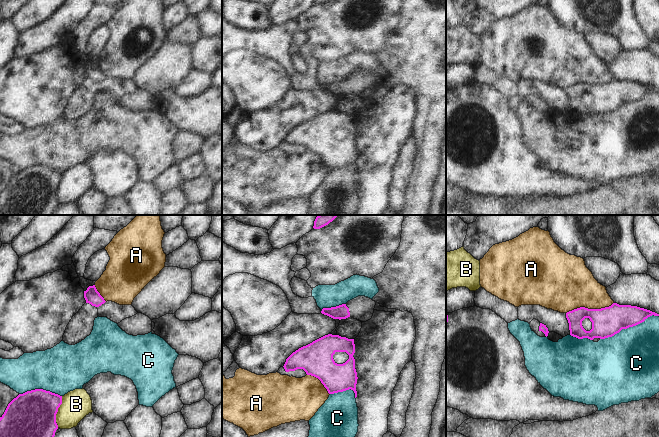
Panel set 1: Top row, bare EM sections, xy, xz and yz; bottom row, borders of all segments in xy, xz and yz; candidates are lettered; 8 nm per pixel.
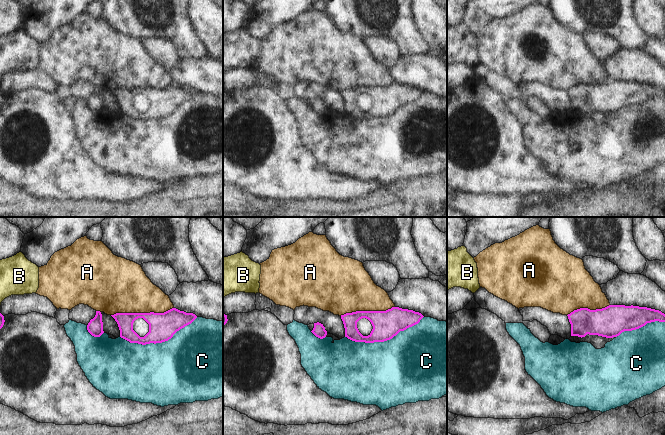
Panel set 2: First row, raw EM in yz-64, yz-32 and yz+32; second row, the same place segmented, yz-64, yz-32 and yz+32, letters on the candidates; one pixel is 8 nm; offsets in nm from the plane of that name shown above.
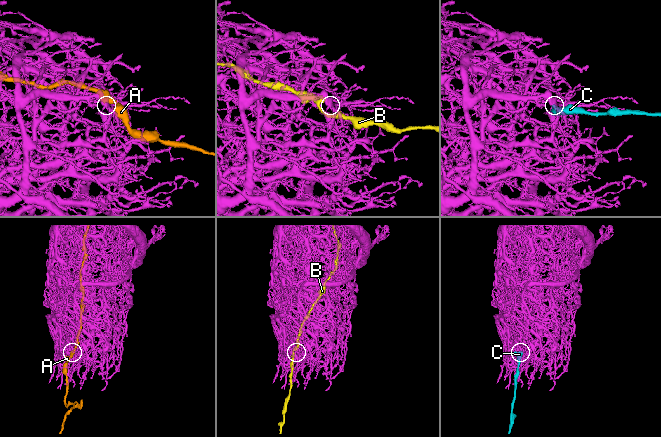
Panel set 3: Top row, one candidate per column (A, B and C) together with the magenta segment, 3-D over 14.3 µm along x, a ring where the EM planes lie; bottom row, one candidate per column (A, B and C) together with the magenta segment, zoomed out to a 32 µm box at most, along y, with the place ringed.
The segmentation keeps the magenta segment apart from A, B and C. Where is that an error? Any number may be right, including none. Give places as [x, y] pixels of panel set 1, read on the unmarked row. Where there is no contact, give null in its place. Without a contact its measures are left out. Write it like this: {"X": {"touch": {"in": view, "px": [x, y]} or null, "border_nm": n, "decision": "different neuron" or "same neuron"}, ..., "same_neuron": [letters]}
{"A": {"touch": {"in": "yz", "px": [589, 85]}, "border_nm": 400, "decision": "different neuron"}, "B": {"touch": {"in": "xy", "px": [57, 187]}, "border_nm": 260, "decision": "different neuron"}, "C": {"touch": {"in": "yz", "px": [629, 102]}, "border_nm": 500, "decision": "different neuron"}, "same_neuron": []}

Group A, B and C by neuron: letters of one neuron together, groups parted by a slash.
A / B / C

